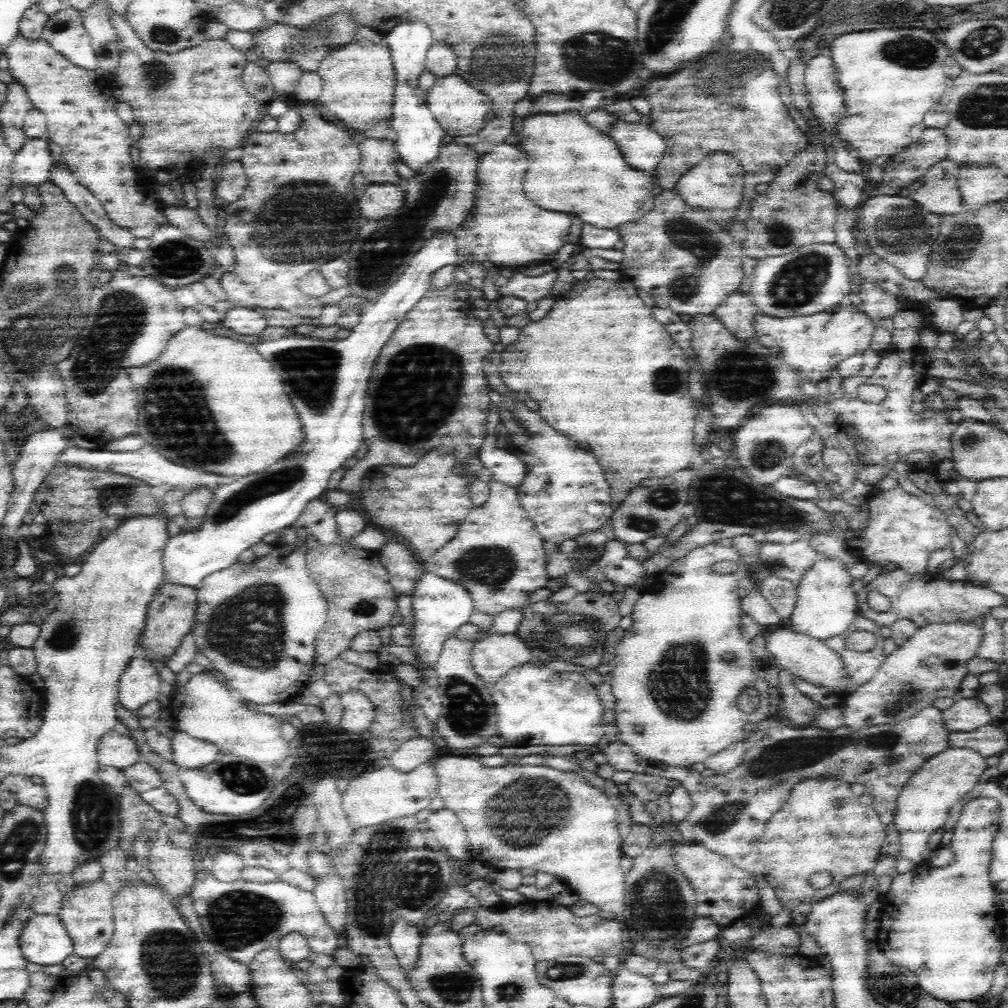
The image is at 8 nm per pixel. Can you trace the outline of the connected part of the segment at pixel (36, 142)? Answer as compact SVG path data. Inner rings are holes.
M45 138L30 139L12 156L12 186L38 185L49 181L53 166Z

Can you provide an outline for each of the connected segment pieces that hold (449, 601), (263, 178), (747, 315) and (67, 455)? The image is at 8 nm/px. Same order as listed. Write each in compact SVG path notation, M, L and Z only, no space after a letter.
M429 572L422 574L415 582L410 595L413 608L413 633L409 648L417 660L415 666L424 674L426 670L435 670L446 640L454 635L460 626L468 623L472 612L476 611L475 596L473 591L464 588L453 578L440 578Z
M296 100L289 102L302 118L300 127L293 133L252 131L243 148L240 162L246 173L246 188L239 200L221 207L226 222L223 237L232 245L234 266L223 272L219 282L228 300L238 308L282 308L296 316L316 320L325 304L304 294L298 289L298 282L305 274L319 270L325 262L337 257L348 262L358 231L369 219L360 213L359 199L364 191L354 187L352 182L353 176L359 172L360 153L348 128L326 121L321 109L312 104Z
M740 289L732 292L715 310L715 317L723 327L742 342L752 342L755 338L753 318L759 310L753 305L751 295Z
M72 445L56 458L55 466L76 466L86 470L100 470L120 474L135 478L136 480L148 482L150 486L160 486L160 488L164 488L164 490L170 490L170 488L182 488L182 490L190 492L191 490L196 490L199 486L204 486L210 489L210 491L216 492L217 488L220 487L216 483L219 475L200 469L178 465L164 458L160 452L152 452L152 454L144 454L144 456L142 456L142 454L138 454L138 452L111 452L102 447L93 451Z

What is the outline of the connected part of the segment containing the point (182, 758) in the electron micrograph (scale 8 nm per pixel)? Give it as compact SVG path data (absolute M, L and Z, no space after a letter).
M174 731L172 737L172 753L174 767L182 769L208 766L216 762L221 754L216 745L177 731Z

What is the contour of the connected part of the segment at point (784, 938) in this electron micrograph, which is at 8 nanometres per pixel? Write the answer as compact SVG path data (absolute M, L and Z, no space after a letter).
M784 926L779 931L757 930L749 941L747 948L750 952L764 952L765 954L782 954L784 956L797 955L800 938L792 926Z

